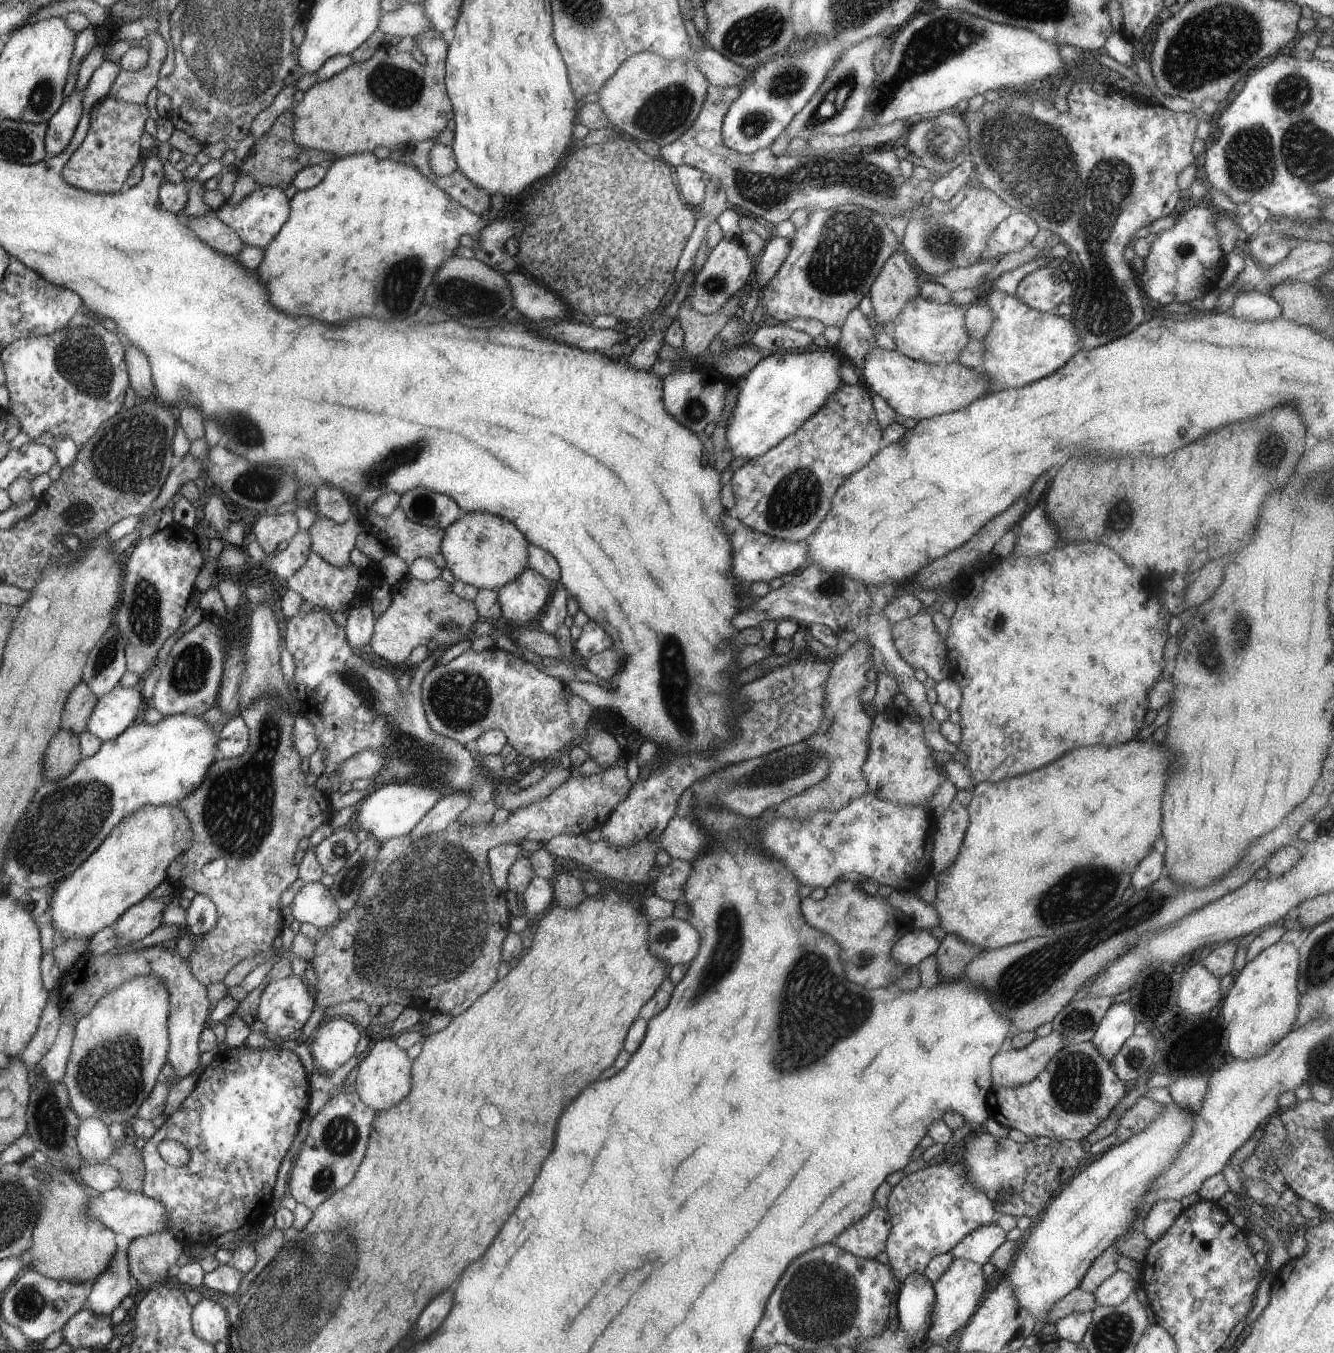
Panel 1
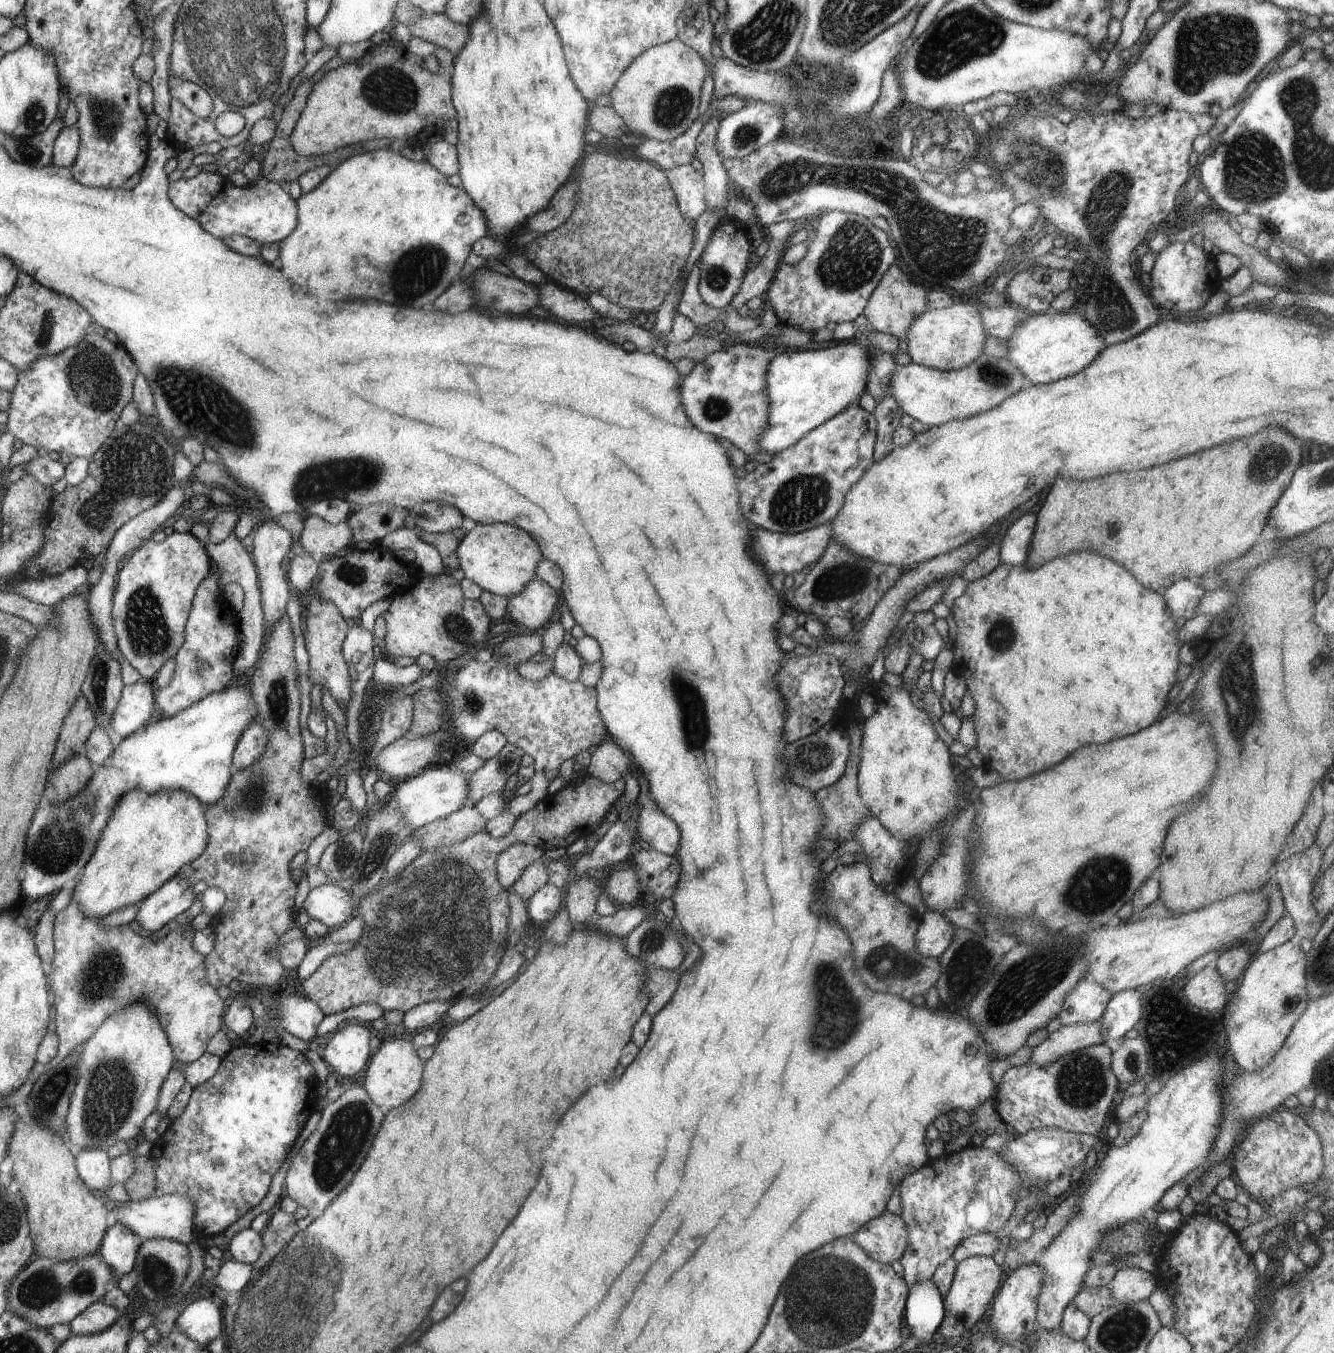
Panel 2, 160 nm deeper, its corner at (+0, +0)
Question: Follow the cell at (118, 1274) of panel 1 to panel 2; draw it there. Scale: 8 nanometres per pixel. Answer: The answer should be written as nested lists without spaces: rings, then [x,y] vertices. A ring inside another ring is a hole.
[[[111,1222],[98,1252],[113,1267],[120,1280],[122,1276],[133,1270],[138,1249],[144,1241],[125,1224]]]

